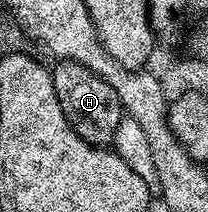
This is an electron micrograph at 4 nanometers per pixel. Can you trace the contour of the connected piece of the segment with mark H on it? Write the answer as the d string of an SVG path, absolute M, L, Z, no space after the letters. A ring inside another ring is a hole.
M63 58L54 64L52 84L56 88L56 96L60 100L60 108L68 124L72 124L75 132L93 146L109 147L113 143L116 128L124 116L118 93L114 91L112 84L108 84L108 80L104 80L92 68L86 68L76 60Z

